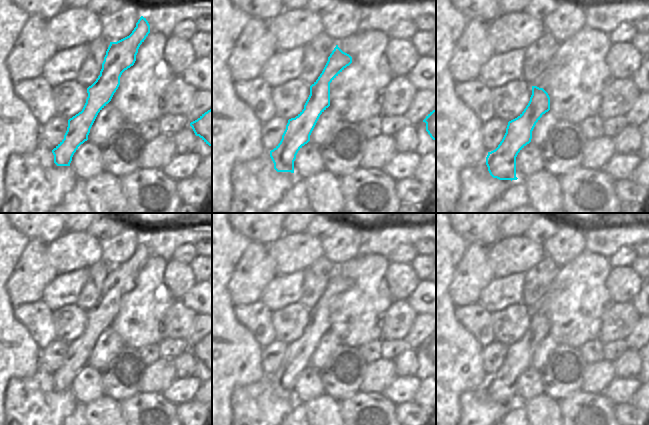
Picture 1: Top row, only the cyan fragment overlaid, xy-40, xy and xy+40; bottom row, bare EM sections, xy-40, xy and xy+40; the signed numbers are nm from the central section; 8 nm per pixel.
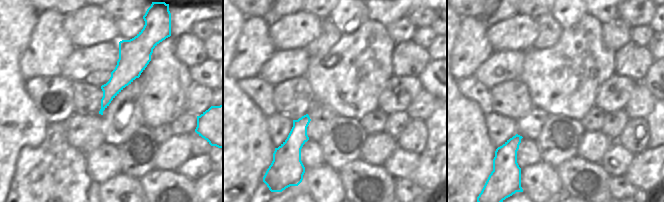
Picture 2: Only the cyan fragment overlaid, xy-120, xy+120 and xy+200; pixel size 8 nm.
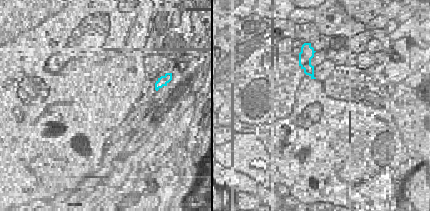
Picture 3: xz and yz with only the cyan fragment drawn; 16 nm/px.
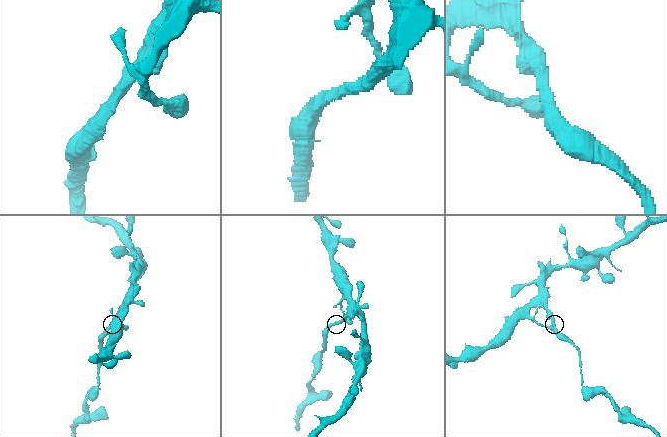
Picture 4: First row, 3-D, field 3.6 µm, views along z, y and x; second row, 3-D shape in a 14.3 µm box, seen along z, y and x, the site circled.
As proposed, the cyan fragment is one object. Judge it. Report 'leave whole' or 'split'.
split

